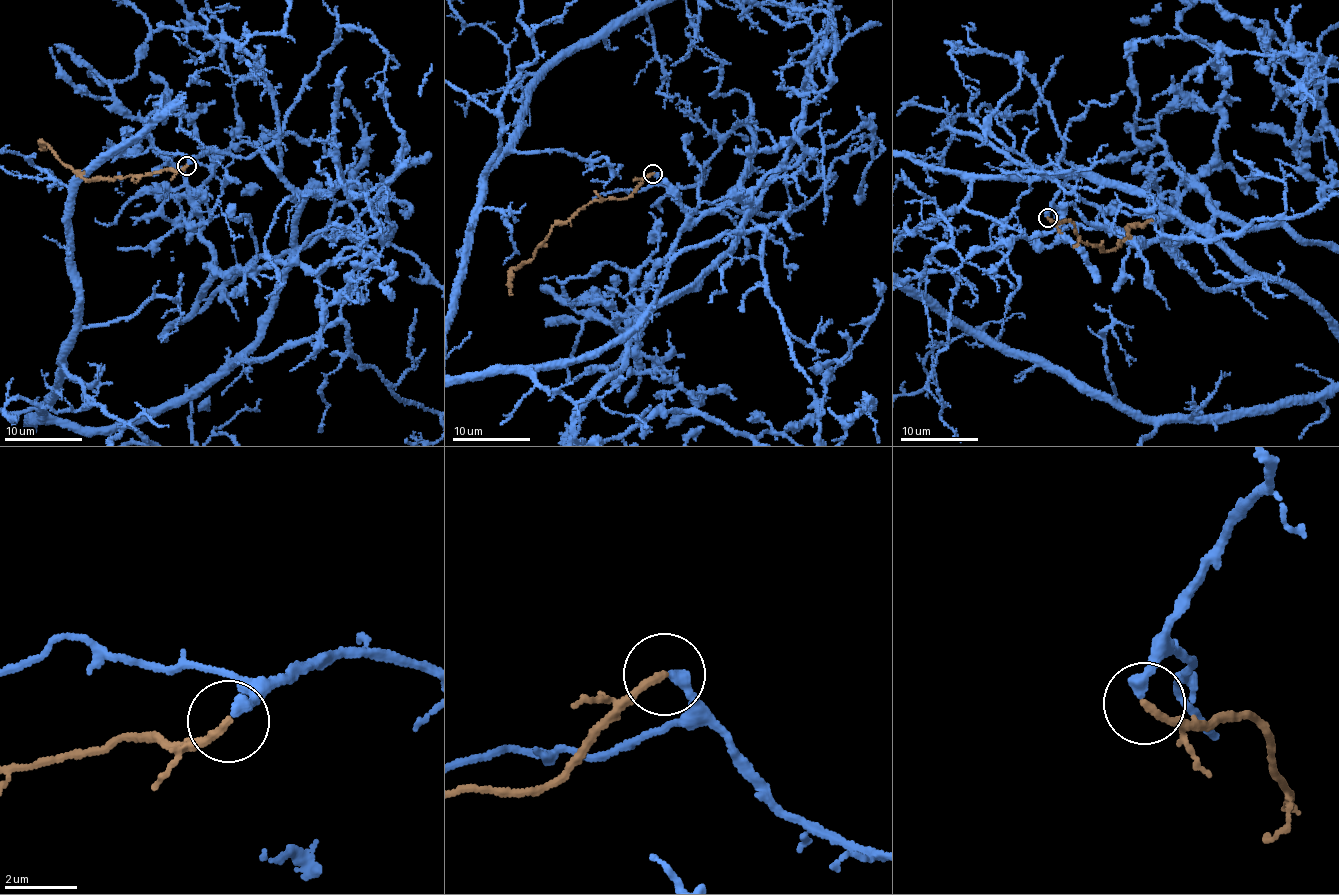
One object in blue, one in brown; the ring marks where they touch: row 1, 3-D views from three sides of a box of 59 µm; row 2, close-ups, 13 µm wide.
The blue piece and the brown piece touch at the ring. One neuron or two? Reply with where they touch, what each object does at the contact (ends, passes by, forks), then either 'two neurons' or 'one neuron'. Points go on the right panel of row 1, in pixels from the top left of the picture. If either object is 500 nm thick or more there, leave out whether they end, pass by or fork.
(1048, 217) | blue ends | brown ends | one neuron

